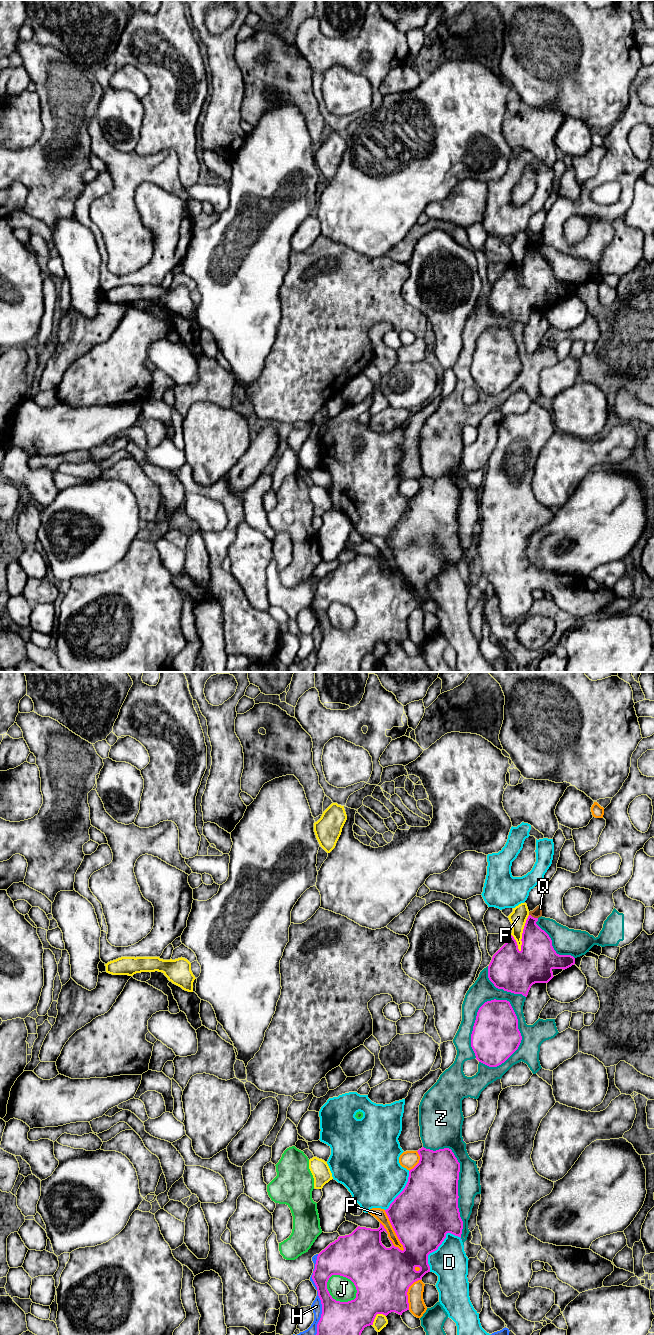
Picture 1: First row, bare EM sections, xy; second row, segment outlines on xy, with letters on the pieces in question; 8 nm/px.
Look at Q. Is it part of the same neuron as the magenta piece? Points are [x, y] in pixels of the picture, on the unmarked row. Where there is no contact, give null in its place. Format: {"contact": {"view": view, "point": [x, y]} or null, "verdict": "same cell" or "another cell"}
{"contact": {"view": "xy", "point": [533, 245]}, "verdict": "another cell"}

